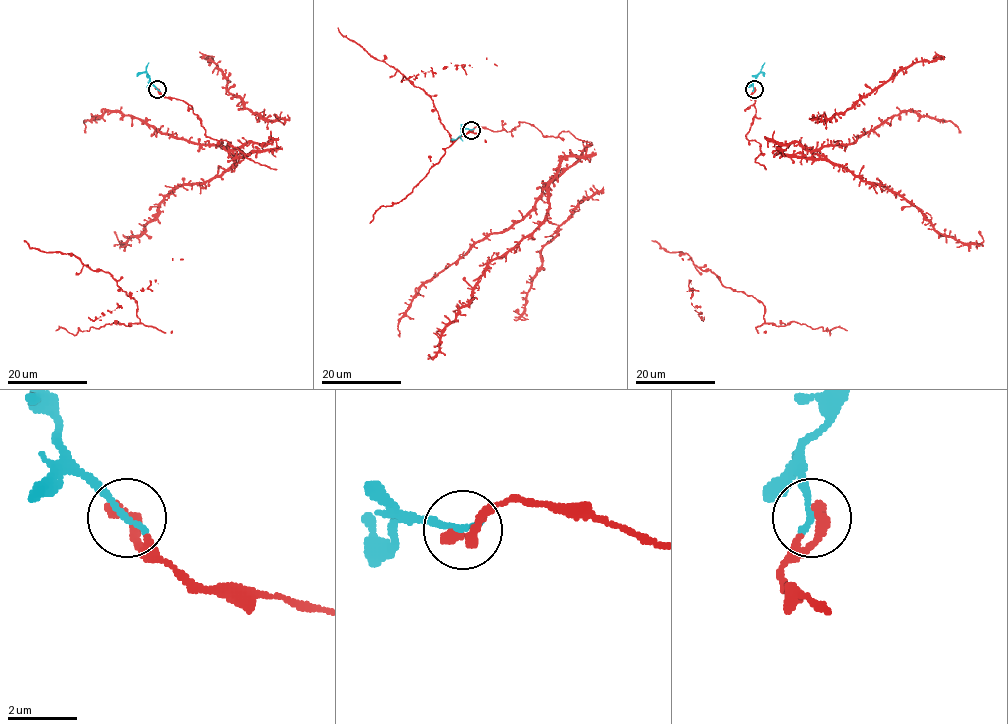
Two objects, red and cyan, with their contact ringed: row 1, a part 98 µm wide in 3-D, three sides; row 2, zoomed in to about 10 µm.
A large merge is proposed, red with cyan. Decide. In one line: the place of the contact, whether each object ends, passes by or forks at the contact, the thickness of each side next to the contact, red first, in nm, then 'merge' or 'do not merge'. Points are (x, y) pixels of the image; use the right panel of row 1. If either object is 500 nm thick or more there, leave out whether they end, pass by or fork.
place (754, 89); red ends; cyan ends; calibres 400 and 220 nm; merge

